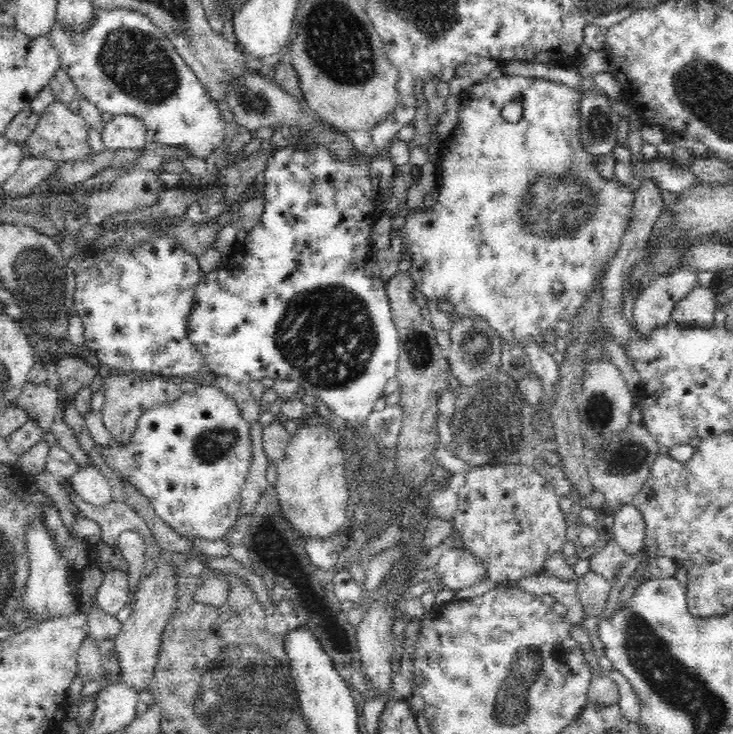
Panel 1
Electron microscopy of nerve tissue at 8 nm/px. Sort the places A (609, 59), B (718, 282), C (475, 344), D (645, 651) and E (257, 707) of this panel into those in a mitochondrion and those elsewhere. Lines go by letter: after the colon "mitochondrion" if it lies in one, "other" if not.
A: other
B: other
C: mitochondrion
D: mitochondrion
E: mitochondrion

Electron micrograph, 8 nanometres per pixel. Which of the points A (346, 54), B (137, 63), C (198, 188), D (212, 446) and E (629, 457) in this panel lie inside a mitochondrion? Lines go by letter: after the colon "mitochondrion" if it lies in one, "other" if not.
A: mitochondrion
B: mitochondrion
C: other
D: mitochondrion
E: mitochondrion

